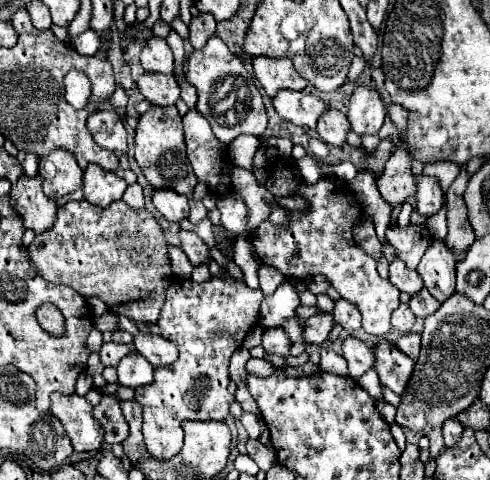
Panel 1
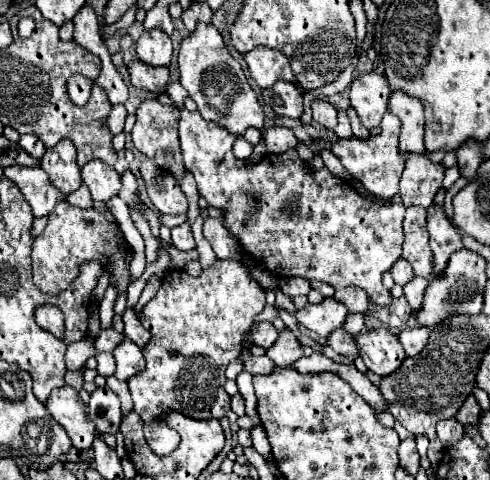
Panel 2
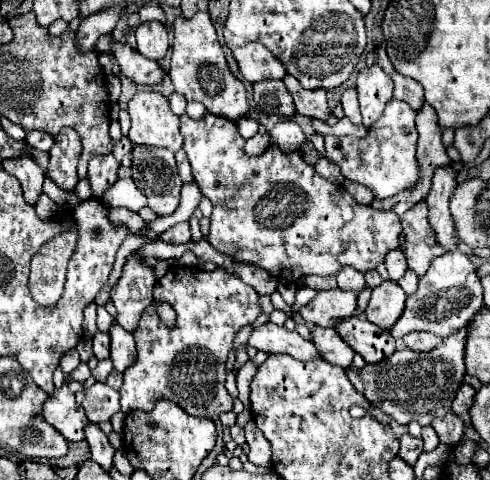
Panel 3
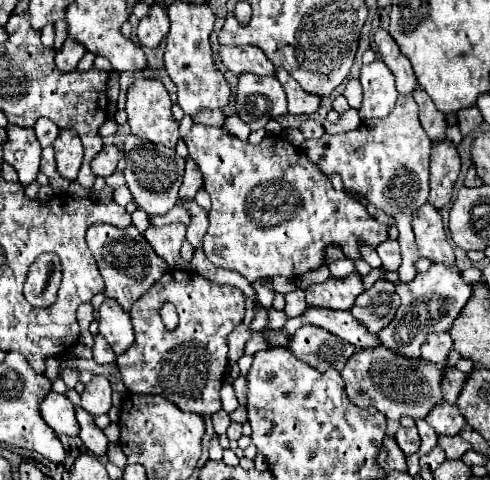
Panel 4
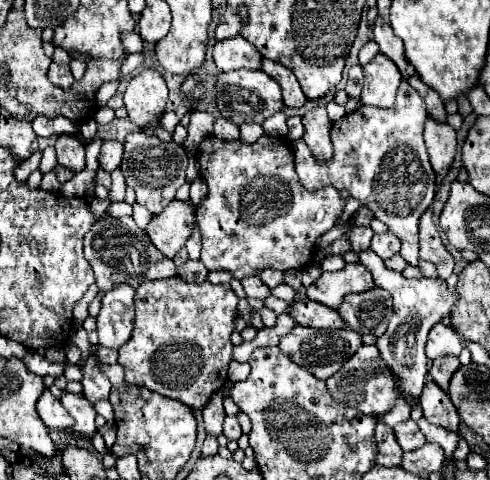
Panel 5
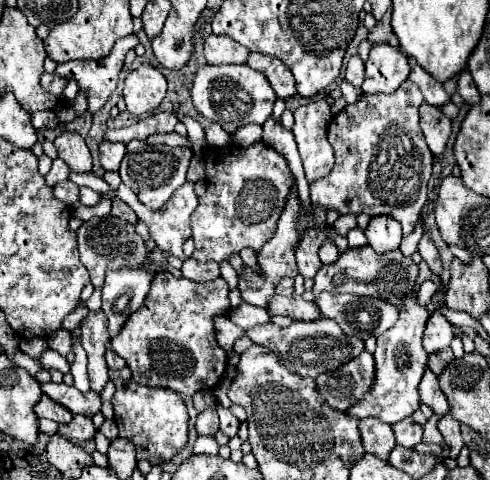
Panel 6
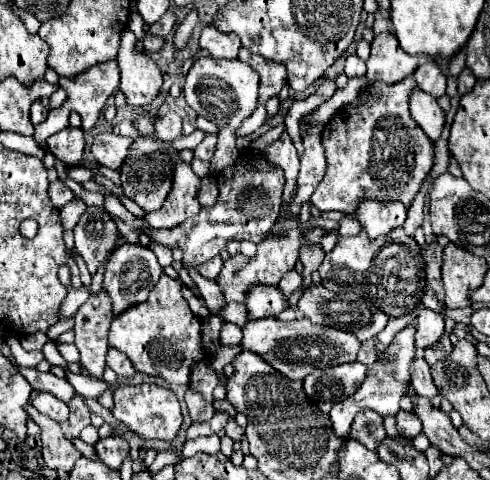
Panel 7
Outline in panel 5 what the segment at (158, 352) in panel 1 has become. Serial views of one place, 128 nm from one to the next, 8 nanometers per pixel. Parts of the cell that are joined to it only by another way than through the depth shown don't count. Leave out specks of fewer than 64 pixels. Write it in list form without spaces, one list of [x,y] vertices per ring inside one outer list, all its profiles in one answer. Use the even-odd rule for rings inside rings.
[[[106,216],[106,220],[94,222],[88,234],[84,236],[84,256],[94,270],[96,286],[100,292],[106,292],[116,282],[126,282],[138,288],[146,280],[160,280],[160,278],[176,276],[174,262],[166,256],[160,256],[160,252],[152,248],[148,234],[136,226],[132,216],[124,216],[118,220]]]

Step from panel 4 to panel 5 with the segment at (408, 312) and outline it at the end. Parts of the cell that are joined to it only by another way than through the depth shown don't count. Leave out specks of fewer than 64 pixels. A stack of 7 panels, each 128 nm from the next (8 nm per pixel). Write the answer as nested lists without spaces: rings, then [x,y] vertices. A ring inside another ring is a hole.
[[[348,224],[342,226],[342,228],[332,228],[330,232],[326,232],[326,234],[318,240],[318,248],[330,246],[330,244],[332,244],[340,234],[344,234],[344,232],[350,234],[352,252],[360,250],[360,252],[356,252],[356,256],[358,256],[358,260],[376,276],[376,284],[378,284],[380,288],[384,288],[386,292],[390,292],[390,296],[394,298],[394,314],[392,314],[392,318],[390,318],[390,324],[388,324],[386,332],[378,338],[376,346],[378,346],[378,350],[380,350],[380,356],[382,356],[384,364],[390,368],[392,376],[394,376],[396,382],[398,382],[398,392],[400,392],[400,396],[398,396],[398,400],[396,400],[396,404],[394,404],[394,408],[392,408],[390,412],[386,412],[384,416],[380,414],[380,416],[376,416],[376,418],[378,418],[378,422],[382,422],[382,418],[384,418],[384,424],[396,426],[398,422],[408,420],[410,414],[412,414],[412,406],[408,404],[406,398],[418,400],[418,398],[420,398],[420,392],[422,392],[422,388],[424,388],[424,380],[426,380],[426,374],[428,374],[426,352],[424,352],[426,336],[428,336],[432,324],[440,322],[444,316],[450,314],[452,304],[458,300],[458,296],[456,296],[456,292],[450,292],[448,286],[446,286],[446,282],[440,280],[440,278],[438,278],[438,280],[432,280],[432,278],[408,280],[408,278],[404,278],[400,272],[394,272],[394,270],[390,272],[390,270],[384,266],[382,258],[378,258],[372,250],[366,250],[366,248],[370,246],[372,236],[374,236],[372,228],[362,228],[362,226],[358,226],[358,228],[348,228]]]

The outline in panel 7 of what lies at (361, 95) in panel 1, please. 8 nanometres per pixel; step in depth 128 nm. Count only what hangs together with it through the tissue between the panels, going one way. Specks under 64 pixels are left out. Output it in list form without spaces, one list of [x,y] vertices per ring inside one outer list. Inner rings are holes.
[[[382,32],[382,34],[374,36],[372,54],[366,64],[368,64],[366,78],[370,82],[384,80],[384,82],[392,84],[392,82],[404,80],[414,74],[414,70],[418,68],[418,56],[406,54],[400,48],[394,34]]]

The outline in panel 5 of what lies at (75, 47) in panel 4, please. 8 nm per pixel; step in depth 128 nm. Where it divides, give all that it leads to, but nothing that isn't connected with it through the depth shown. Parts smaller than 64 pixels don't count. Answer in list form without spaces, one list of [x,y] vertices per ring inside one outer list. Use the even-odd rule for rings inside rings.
[[[54,62],[50,64],[50,70],[48,70],[48,80],[50,80],[52,84],[60,86],[62,90],[68,90],[68,88],[72,86],[72,82],[74,82],[70,68],[68,68],[68,66],[58,66],[58,64],[54,64]]]

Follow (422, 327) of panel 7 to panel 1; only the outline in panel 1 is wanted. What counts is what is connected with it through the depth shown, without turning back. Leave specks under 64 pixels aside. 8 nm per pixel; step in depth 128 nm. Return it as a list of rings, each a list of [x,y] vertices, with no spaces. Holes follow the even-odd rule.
[[[408,332],[406,336],[402,336],[402,338],[398,338],[394,344],[406,354],[406,356],[410,356],[412,360],[416,360],[418,358],[418,352],[420,352],[420,334],[418,332]]]

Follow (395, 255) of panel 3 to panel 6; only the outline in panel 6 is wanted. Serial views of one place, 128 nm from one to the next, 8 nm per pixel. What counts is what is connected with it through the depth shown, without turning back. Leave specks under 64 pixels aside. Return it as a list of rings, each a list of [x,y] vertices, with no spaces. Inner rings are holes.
[[[374,216],[368,228],[364,230],[364,234],[368,238],[368,244],[380,254],[388,250],[396,250],[402,240],[400,222],[394,220],[392,216]]]

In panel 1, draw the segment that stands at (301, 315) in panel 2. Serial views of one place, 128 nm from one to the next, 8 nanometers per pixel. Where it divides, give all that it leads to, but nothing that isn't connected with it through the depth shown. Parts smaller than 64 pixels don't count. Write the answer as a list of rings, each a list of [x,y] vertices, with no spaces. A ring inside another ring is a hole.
[[[318,312],[304,320],[304,340],[310,344],[322,344],[334,328],[334,316],[330,312]]]

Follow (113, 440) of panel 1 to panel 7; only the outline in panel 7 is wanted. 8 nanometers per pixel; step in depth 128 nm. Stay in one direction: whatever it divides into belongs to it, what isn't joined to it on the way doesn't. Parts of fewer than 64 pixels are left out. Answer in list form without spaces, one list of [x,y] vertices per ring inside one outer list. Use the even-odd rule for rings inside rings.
[[[104,288],[98,294],[90,294],[90,298],[74,314],[74,344],[80,350],[80,364],[94,378],[102,378],[102,370],[106,366],[112,318],[112,300]]]

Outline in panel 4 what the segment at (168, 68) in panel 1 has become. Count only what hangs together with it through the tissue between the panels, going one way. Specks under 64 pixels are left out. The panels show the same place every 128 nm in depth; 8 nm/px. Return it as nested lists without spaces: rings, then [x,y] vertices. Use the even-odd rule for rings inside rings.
[[[150,4],[148,14],[138,24],[138,40],[142,46],[156,48],[168,34],[170,20],[160,4]]]

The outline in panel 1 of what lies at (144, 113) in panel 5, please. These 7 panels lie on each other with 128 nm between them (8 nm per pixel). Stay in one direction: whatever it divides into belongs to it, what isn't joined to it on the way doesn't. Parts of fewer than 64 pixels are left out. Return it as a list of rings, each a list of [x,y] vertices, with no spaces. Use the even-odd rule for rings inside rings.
[[[150,106],[150,110],[138,118],[134,148],[136,148],[134,158],[152,188],[172,188],[186,196],[192,194],[192,188],[196,186],[198,180],[192,172],[190,160],[186,158],[182,118],[176,106]]]

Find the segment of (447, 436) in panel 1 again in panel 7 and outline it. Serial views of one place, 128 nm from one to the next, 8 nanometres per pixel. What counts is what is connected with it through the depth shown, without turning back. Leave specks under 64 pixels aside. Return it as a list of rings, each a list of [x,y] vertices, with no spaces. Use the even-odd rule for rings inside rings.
[[[414,358],[410,364],[410,382],[414,386],[414,390],[420,396],[426,398],[434,398],[438,394],[438,388],[432,384],[432,376],[430,376],[430,366],[426,364],[424,358]]]

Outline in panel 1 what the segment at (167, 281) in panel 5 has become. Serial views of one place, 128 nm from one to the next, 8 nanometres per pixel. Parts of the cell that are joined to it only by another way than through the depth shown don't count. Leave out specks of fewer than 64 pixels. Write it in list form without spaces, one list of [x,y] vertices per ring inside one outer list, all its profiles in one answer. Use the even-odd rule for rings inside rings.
[[[226,268],[222,276],[210,276],[206,282],[174,278],[166,288],[166,300],[158,318],[162,336],[178,346],[178,360],[170,366],[154,368],[154,382],[136,388],[136,402],[144,412],[144,442],[152,458],[168,460],[182,448],[182,420],[224,420],[234,396],[226,390],[228,362],[246,334],[260,322],[262,290],[252,290],[246,282],[234,278]]]

